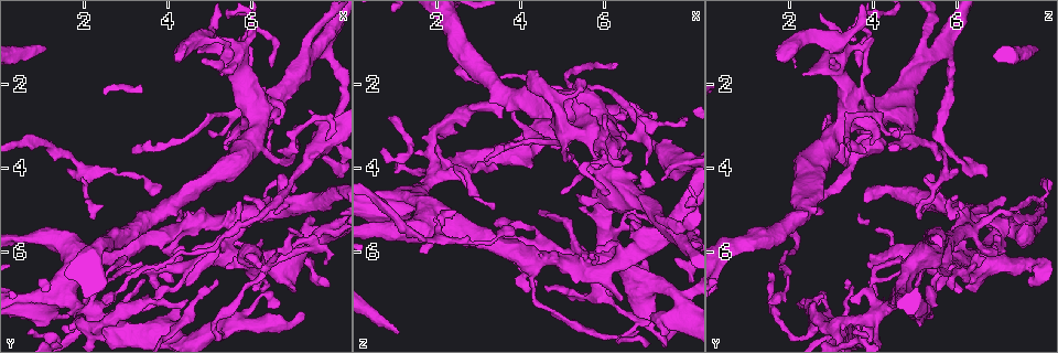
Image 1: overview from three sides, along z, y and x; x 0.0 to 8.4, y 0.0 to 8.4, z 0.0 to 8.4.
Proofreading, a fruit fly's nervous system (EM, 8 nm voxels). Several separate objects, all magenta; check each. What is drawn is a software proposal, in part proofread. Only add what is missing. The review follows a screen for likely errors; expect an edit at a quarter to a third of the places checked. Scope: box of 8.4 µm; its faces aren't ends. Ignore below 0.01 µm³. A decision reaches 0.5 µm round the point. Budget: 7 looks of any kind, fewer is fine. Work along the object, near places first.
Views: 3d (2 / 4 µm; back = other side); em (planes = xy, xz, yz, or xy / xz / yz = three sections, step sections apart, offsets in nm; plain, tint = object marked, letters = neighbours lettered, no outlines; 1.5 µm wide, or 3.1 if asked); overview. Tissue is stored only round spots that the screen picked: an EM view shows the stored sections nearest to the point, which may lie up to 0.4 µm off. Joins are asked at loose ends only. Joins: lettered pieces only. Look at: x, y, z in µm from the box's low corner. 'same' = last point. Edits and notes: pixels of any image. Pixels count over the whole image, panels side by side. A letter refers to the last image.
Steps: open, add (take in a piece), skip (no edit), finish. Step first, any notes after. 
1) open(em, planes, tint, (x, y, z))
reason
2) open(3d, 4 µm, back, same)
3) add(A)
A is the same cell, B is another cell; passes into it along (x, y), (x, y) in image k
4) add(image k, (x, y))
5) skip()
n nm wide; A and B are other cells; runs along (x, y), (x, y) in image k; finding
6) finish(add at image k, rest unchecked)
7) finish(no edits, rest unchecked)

open(3d, 4 µm, (7.80, 6.65, 7.75))
branch stops here

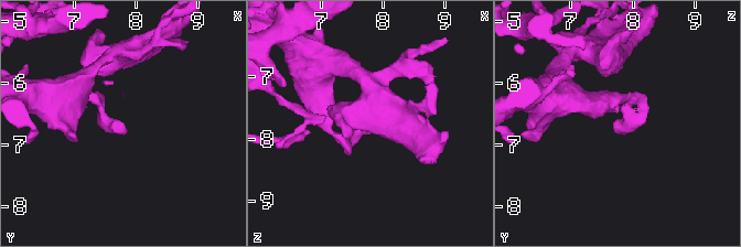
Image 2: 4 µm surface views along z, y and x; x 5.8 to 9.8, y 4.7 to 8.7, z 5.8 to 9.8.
open(em, planes, letters, (7.85, 6.70, 7.80))
need the tissue

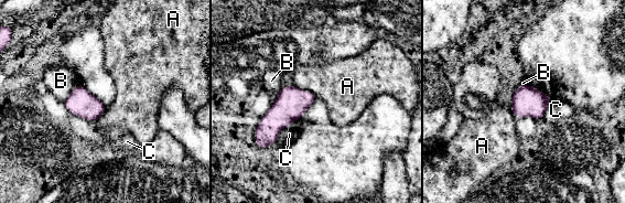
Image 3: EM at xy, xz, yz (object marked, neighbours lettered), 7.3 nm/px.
skip()
190 nm wide; A, B and C are other cells; border along (293, 85), (309, 91), (315, 96) in image 3; no lettered piece goes on from it

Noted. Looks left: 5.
open(em, planes, plain, (6.35, 6.50, 1.55))
branch stops here

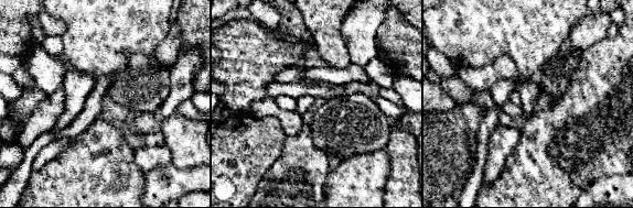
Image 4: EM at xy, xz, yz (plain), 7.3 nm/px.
open(em, planes, letters, same)
see the neighbours

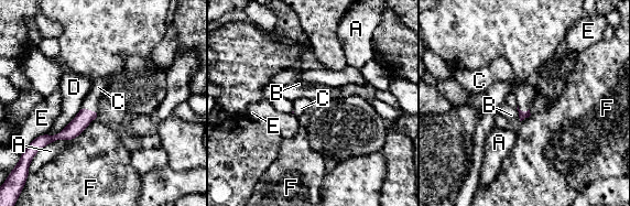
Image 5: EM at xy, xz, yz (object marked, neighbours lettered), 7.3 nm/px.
add(C)
C is the same cell, A, B, D, E and F are other cells; passes into it along (83, 119), (89, 110), (98, 87) in image 5; it goes on there

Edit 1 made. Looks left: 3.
open(em, planes, letters, (5.15, 6.65, 3.35))
free end

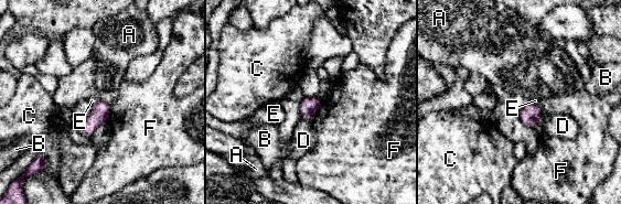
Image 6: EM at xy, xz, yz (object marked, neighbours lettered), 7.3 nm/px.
skip()
120 nm wide; A, B, C, D, E and F are other cells; border along (98, 98), (108, 105) in image 6; none of them fits

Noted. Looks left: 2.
finish(add at image 5, rest unchecked)

